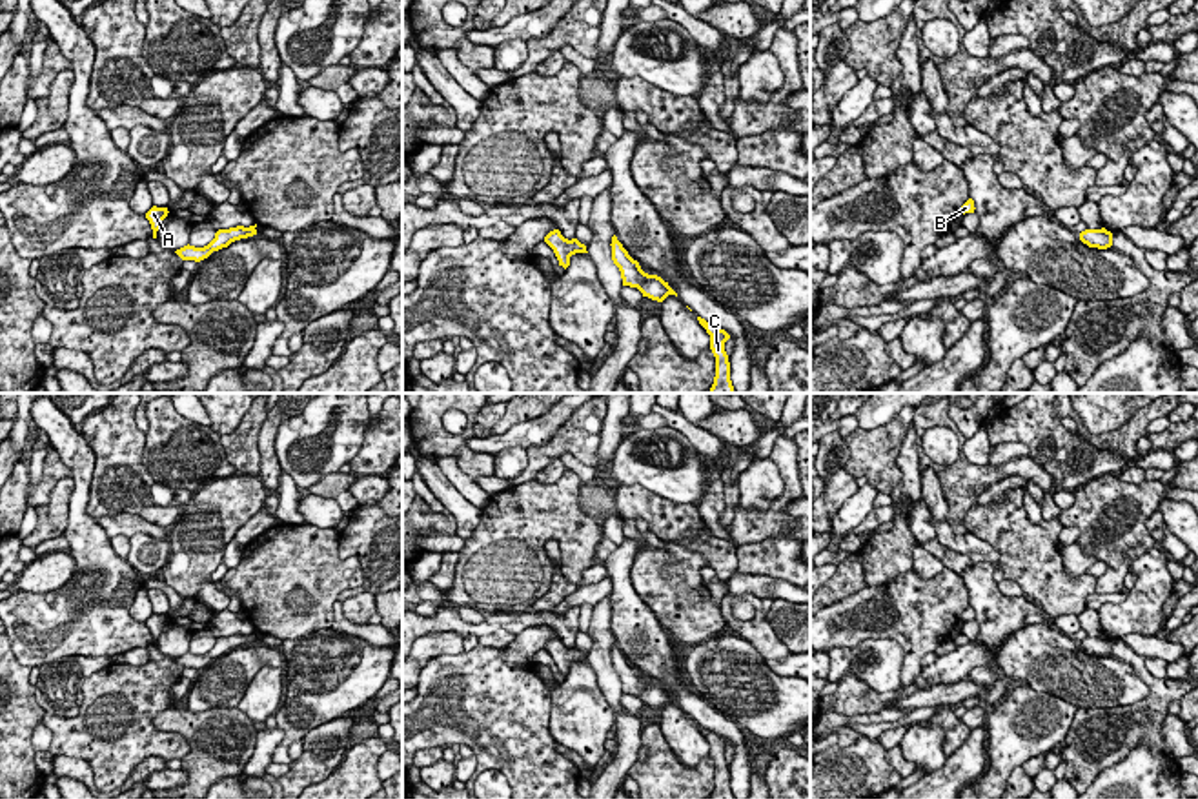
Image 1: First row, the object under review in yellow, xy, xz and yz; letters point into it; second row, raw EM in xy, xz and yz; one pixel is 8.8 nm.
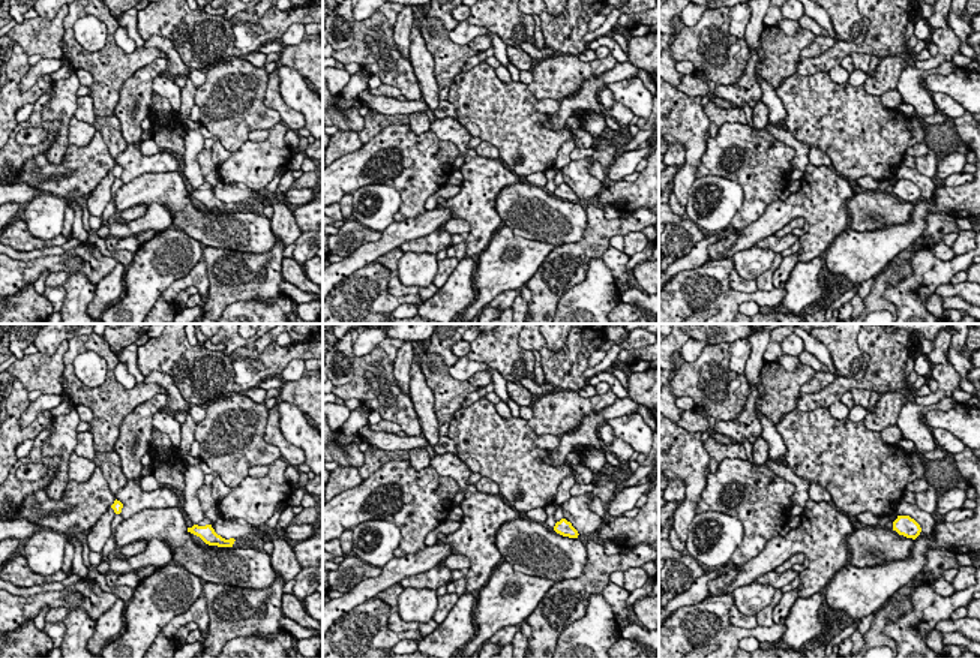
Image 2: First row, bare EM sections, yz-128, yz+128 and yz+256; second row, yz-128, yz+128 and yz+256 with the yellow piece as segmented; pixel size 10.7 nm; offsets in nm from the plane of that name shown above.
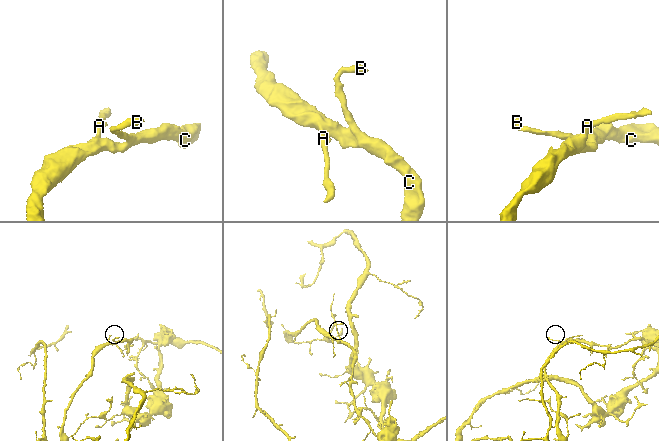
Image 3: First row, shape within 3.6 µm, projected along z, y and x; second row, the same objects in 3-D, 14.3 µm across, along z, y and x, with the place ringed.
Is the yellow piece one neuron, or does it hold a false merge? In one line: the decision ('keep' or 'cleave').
cleave

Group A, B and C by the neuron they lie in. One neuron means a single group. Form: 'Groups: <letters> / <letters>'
Groups: A B / C

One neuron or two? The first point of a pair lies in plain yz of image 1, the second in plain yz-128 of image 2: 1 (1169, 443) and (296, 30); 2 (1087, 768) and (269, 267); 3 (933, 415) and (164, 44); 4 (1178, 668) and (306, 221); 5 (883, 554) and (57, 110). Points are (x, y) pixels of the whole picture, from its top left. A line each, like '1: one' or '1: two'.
1: two
2: one
3: two
4: two
5: one

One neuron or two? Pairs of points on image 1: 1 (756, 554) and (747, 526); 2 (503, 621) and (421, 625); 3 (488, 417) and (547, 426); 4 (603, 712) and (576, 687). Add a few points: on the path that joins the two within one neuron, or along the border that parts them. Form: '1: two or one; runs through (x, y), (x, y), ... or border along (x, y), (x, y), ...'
1: two; border along (774, 536), (738, 546)
2: one; runs through (483, 628), (441, 625)
3: two; border along (490, 434), (476, 437)
4: one; runs through (596, 707), (583, 694)

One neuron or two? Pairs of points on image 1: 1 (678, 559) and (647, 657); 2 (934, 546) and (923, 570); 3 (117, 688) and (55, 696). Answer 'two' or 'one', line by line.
1: two
2: two
3: two

